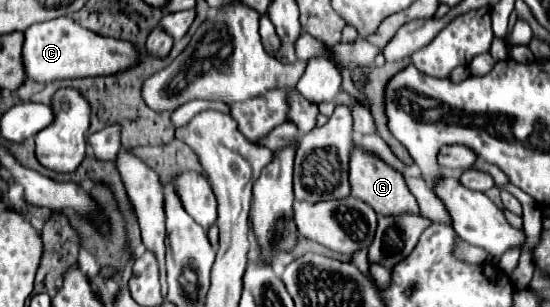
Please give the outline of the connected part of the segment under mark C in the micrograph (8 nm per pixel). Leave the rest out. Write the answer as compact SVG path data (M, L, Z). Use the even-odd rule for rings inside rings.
M55 18L49 22L33 24L25 30L23 60L27 78L37 82L53 82L63 78L109 76L125 72L139 64L139 50L131 42L97 36L71 18Z

